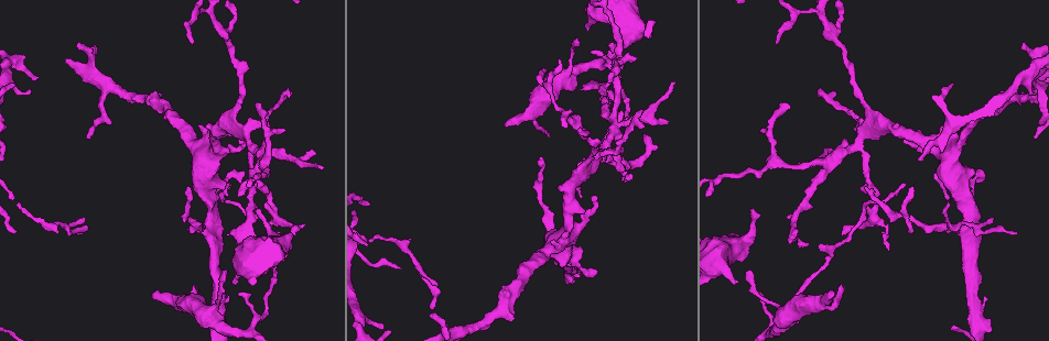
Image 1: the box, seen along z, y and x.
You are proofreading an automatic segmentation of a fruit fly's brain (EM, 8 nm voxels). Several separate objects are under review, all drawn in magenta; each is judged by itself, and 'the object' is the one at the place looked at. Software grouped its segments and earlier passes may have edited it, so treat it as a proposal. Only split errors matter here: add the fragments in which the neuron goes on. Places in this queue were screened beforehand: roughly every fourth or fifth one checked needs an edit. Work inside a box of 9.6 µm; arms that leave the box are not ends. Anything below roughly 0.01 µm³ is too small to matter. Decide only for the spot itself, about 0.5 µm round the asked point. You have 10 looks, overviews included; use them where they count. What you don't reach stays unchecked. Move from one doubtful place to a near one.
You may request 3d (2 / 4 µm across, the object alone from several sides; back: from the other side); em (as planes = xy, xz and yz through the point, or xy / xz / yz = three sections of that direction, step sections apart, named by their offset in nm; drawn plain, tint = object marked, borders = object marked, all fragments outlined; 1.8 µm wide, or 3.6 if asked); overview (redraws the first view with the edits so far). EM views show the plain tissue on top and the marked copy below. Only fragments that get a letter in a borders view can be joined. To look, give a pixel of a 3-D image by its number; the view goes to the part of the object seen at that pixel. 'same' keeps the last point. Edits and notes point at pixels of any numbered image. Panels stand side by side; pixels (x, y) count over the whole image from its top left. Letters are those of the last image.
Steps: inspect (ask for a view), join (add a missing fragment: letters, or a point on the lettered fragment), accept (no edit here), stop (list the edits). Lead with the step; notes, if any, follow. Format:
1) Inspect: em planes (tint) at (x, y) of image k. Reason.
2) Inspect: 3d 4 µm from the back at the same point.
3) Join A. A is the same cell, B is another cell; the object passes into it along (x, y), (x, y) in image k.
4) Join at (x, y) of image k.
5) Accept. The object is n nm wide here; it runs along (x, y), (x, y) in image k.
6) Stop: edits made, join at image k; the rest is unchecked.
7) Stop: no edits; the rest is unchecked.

Inspect: 3d 4 µm from the back at (322, 166) of image 1. An open end.

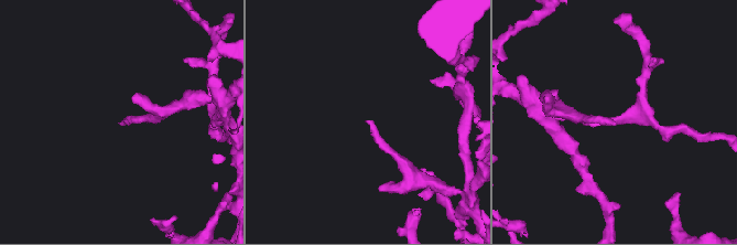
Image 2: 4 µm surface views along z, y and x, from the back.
Inspect: em xz step 8 (borders) at (119, 124) of image 2. Shape alone is not enough.

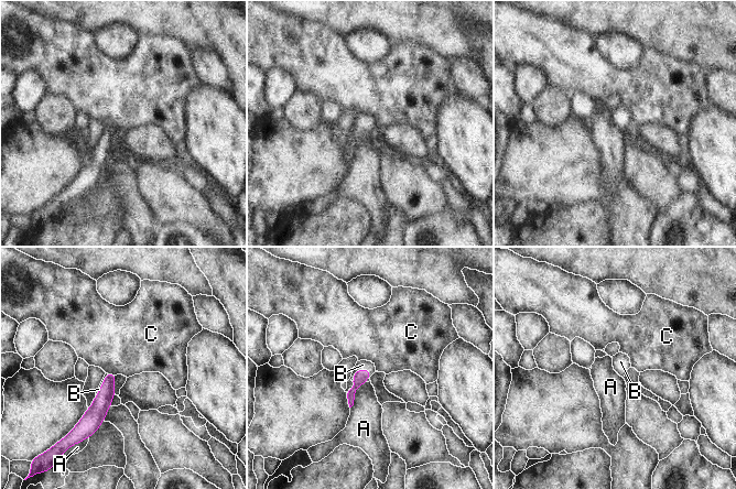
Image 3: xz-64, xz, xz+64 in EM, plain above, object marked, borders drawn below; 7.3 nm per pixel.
Inspect: em planes (borders) at the same point. Another direction.

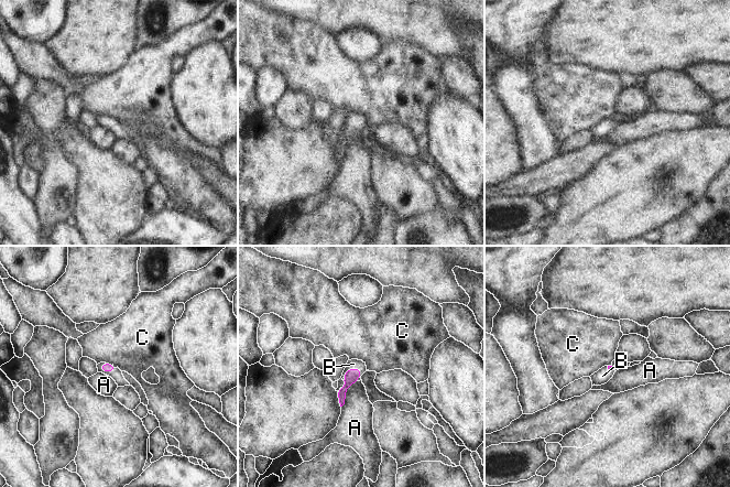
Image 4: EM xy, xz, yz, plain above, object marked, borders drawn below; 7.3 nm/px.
Join B. B is the same cell, A and C are other cells; the object passes into it along (351, 375), (351, 369), (353, 364) in image 4; the neuron continues.

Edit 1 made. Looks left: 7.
Inspect: overview.

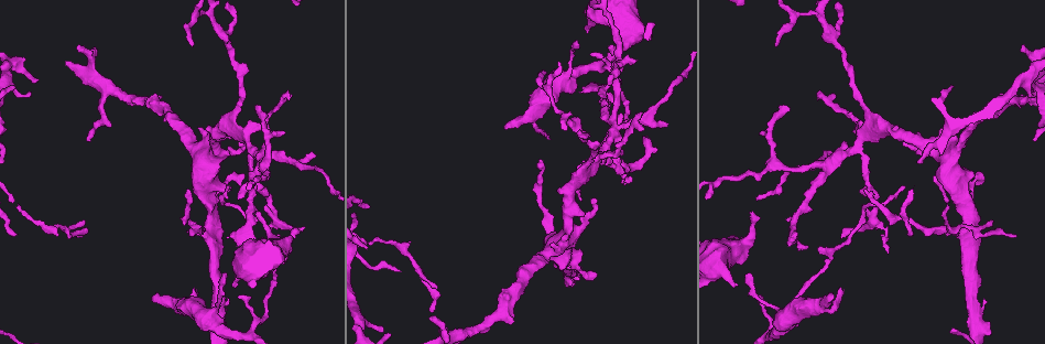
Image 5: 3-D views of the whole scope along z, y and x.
Inspect: 3d 2 µm at (905, 144) of image 5. Thin end.

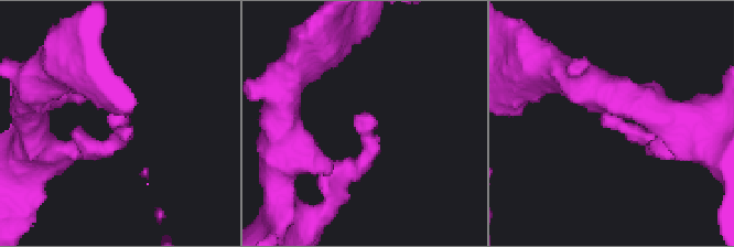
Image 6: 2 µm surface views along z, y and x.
Inspect: em xz step 16 (borders) at (109, 114) of image 6.

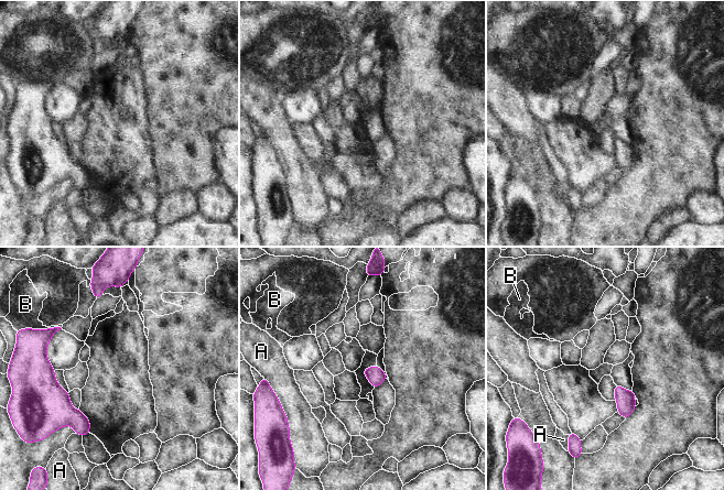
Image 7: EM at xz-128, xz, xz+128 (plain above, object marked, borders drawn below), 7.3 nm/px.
Inspect: em planes (borders) at the same point. Cut it another way.

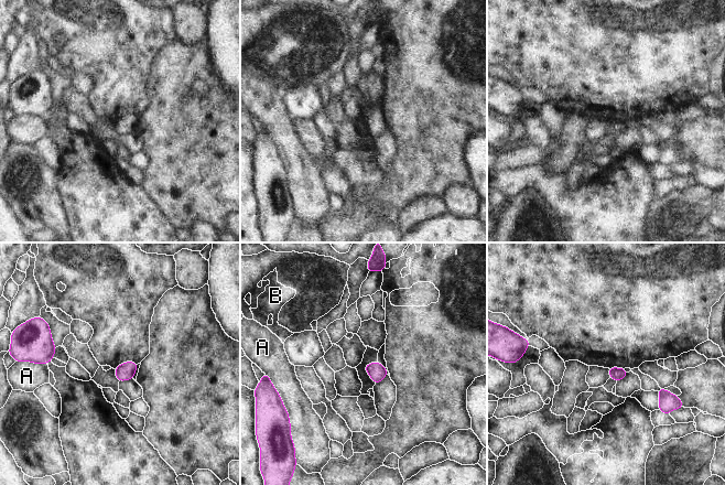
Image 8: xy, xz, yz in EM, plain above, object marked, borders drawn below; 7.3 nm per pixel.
Accept. A and B are other cells; a border runs along (41, 363), (46, 364) in image 8; none of them fits.

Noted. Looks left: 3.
Inspect: 3d 2 µm at (152, 296) of image 5. Branch stops here.

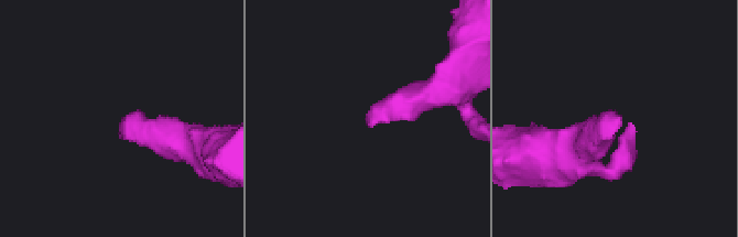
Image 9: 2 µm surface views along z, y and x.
Inspect: em planes (tint) at (123, 126) of image 9. Need the tissue.

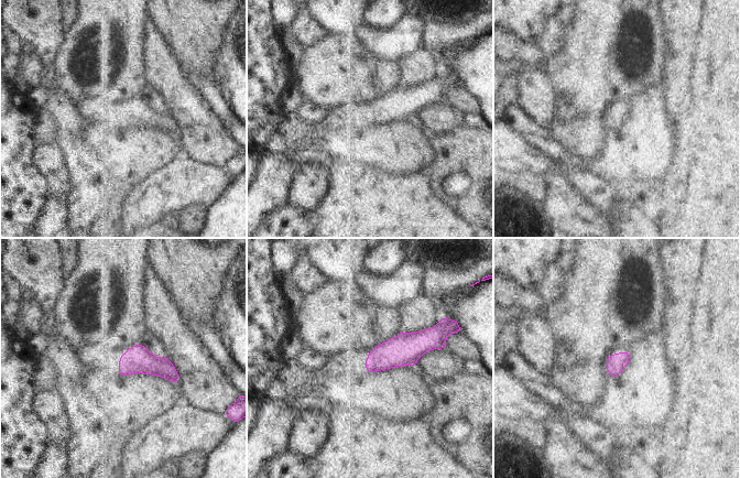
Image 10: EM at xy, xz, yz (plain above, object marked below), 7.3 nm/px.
Inspect: em planes (borders) at the same point. See the neighbours.

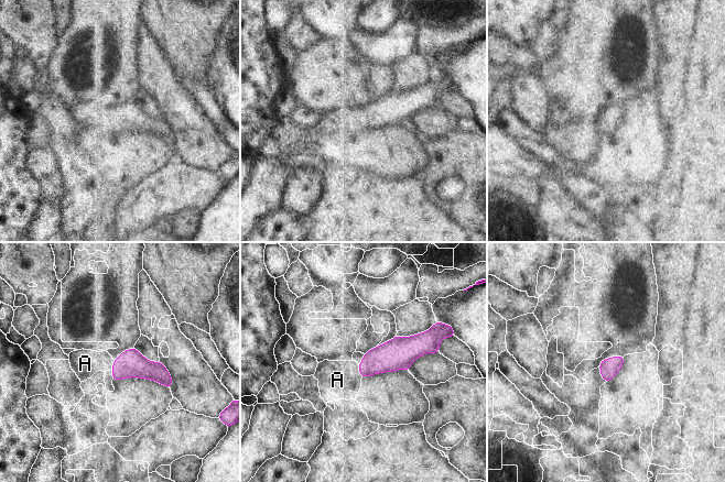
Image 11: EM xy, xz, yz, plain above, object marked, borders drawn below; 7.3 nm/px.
Join A. A is the same cell; the object passes into it along (389, 357), (359, 371), (337, 380) in image 11; it goes on there.

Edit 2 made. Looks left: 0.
Stop: edits made, join at image 4, join at image 11; the rest is unchecked.

